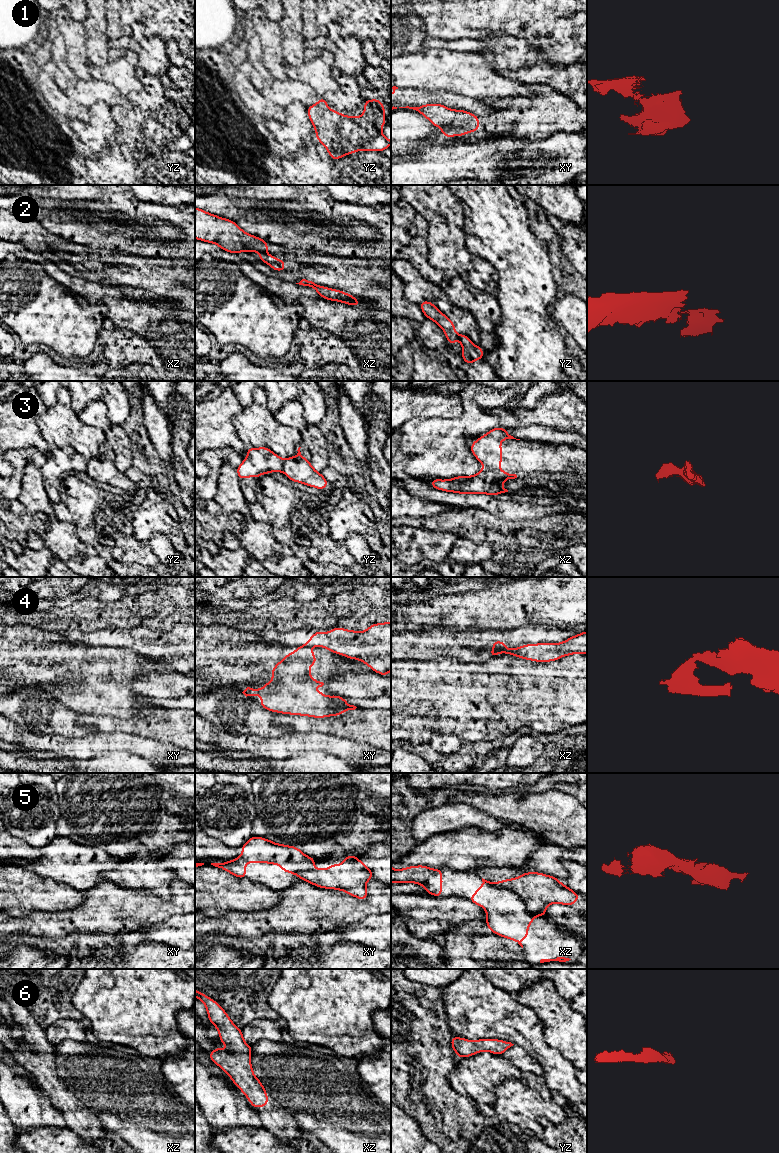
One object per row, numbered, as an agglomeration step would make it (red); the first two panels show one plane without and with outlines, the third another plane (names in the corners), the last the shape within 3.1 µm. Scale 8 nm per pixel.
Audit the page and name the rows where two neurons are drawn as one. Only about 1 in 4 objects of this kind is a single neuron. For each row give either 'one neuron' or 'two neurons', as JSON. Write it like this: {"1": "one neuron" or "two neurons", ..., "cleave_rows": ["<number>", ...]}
{"1": "two neurons", "2": "two neurons", "3": "two neurons", "4": "two neurons", "5": "two neurons", "6": "one neuron", "cleave_rows": ["1", "2", "3", "4", "5"]}

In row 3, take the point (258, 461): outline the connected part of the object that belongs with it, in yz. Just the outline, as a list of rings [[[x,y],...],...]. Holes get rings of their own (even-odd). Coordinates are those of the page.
[[[250,447],[246,458],[236,468],[239,481],[248,477],[259,478],[262,474],[271,472],[282,472],[283,460],[268,447]]]

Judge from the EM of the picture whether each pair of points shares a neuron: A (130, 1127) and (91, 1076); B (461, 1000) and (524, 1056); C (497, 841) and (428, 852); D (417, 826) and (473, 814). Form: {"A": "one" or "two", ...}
{"A": "one", "B": "two", "C": "one", "D": "one"}

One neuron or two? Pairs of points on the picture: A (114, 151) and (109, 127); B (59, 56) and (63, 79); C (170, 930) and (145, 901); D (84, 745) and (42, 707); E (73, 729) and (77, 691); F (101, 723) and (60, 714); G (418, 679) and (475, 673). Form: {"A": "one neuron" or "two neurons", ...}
{"A": "two neurons", "B": "one neuron", "C": "two neurons", "D": "two neurons", "E": "two neurons", "F": "two neurons", "G": "one neuron"}

